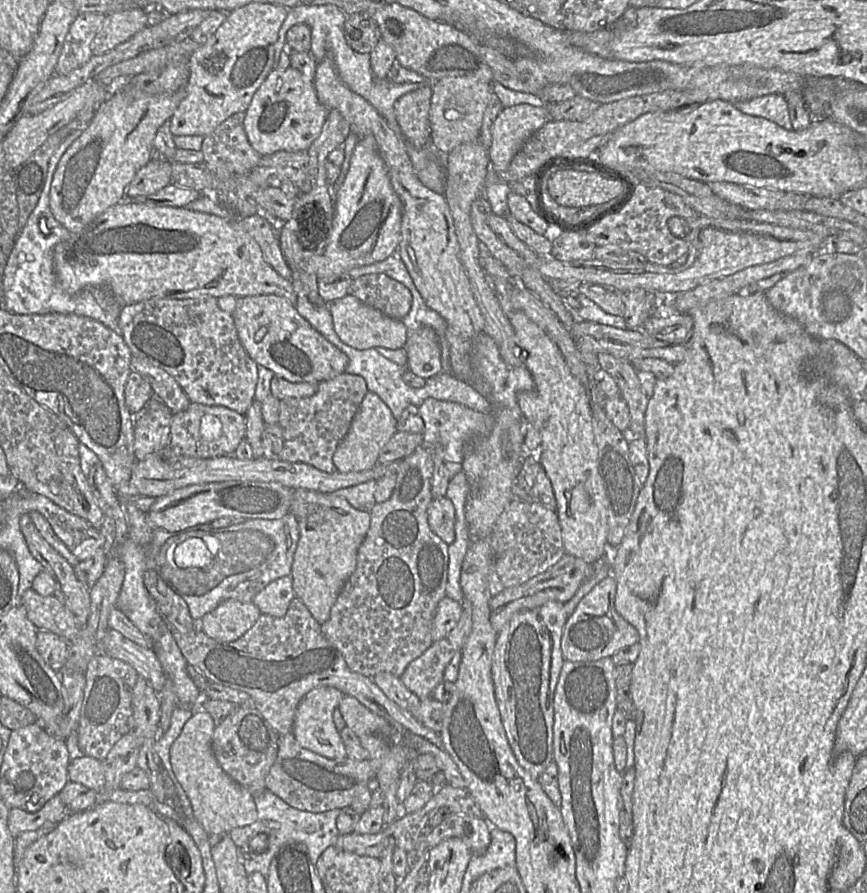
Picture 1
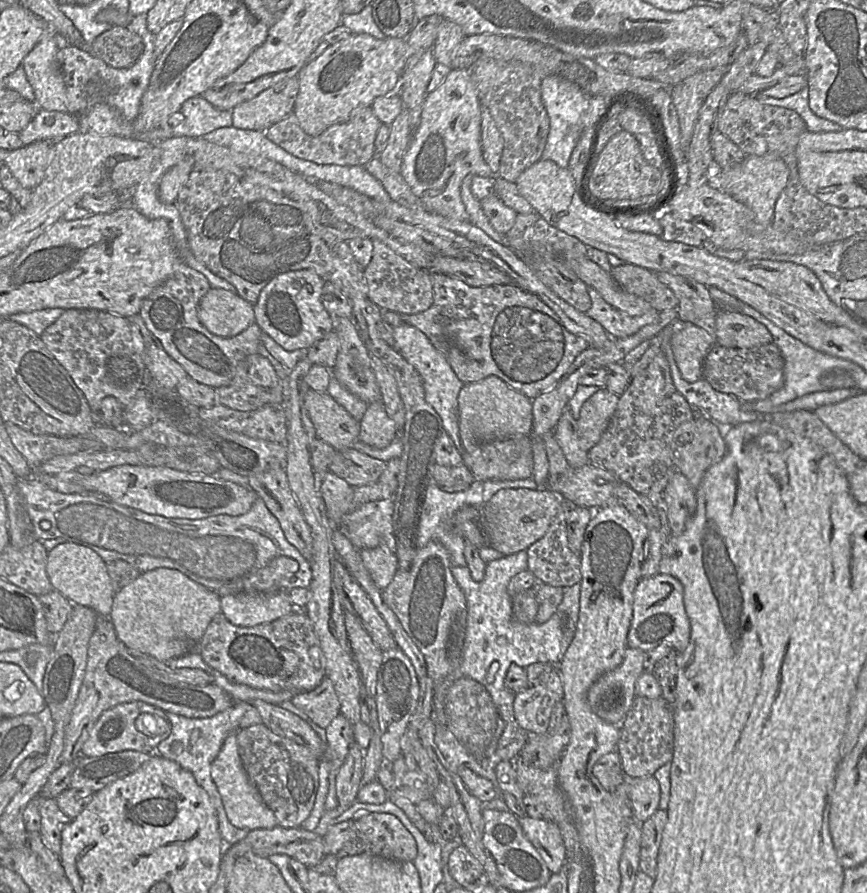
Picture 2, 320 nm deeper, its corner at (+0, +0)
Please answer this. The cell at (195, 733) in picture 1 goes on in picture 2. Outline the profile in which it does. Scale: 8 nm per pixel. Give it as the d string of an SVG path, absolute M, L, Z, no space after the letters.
M238 732L231 733L225 739L219 754L211 766L211 776L221 796L226 815L232 825L249 831L277 827L279 823L274 812L265 803L243 766L237 741Z

